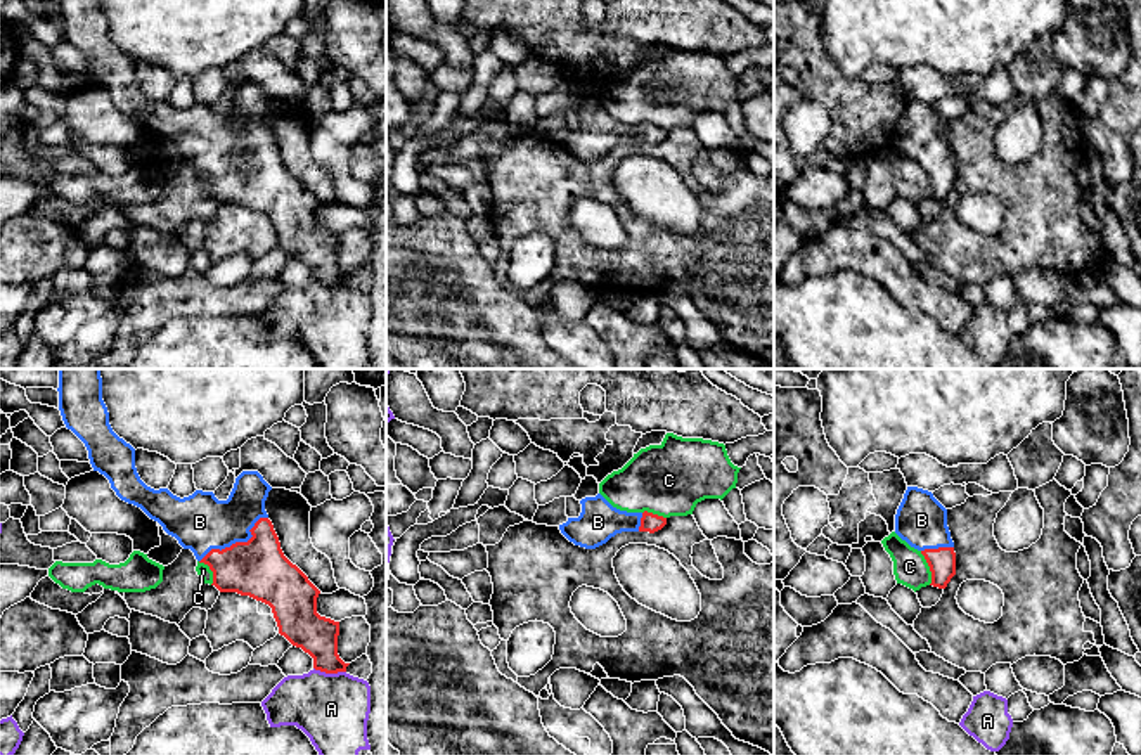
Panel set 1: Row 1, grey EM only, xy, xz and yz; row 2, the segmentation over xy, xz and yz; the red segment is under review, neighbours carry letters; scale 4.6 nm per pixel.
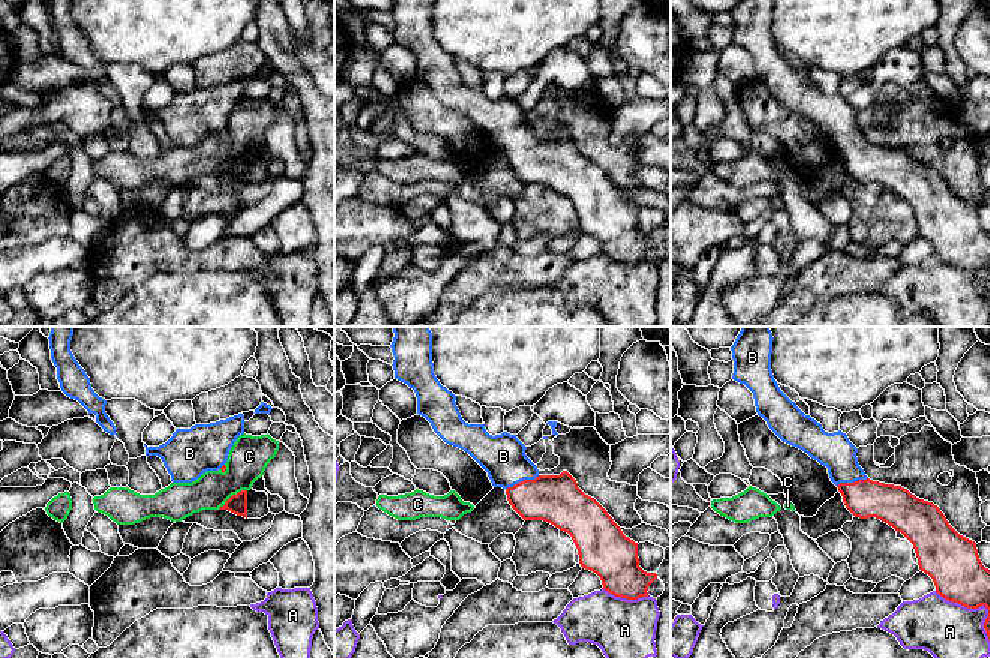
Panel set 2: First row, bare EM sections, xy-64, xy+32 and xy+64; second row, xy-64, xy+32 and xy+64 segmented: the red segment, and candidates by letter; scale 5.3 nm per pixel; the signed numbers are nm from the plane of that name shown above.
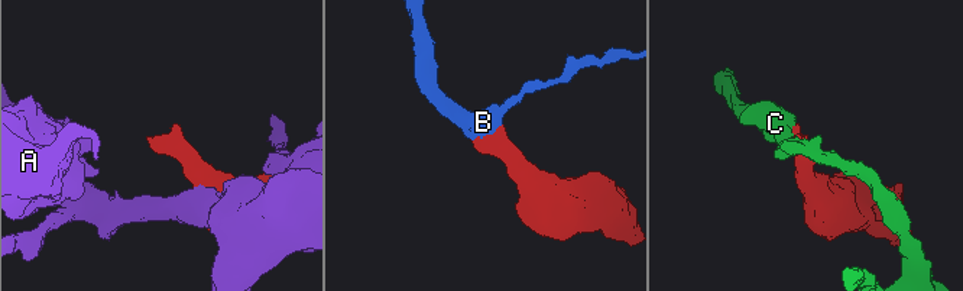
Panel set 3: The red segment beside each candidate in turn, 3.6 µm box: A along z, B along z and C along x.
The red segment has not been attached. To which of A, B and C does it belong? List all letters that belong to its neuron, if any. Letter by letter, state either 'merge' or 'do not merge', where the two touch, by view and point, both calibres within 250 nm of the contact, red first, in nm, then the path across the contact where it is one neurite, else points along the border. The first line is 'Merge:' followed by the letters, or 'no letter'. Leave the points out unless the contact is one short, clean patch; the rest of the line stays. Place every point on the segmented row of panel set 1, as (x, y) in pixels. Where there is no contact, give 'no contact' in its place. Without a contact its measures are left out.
Merge: B
A: do not merge; contact xy (329, 672); calibres 190 and 340 nm
B: merge; contact xy (238, 542); calibres 280 and 260 nm; way xy (258, 568), (238, 542), (199, 522)
C: do not merge; contact yz (930, 568); calibres 130 and 160 nm; border yz (920, 551), (930, 572), (930, 584)

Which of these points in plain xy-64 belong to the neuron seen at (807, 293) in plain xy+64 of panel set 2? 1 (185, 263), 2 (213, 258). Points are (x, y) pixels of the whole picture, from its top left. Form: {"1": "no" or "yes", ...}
{"1": "yes", "2": "yes"}

